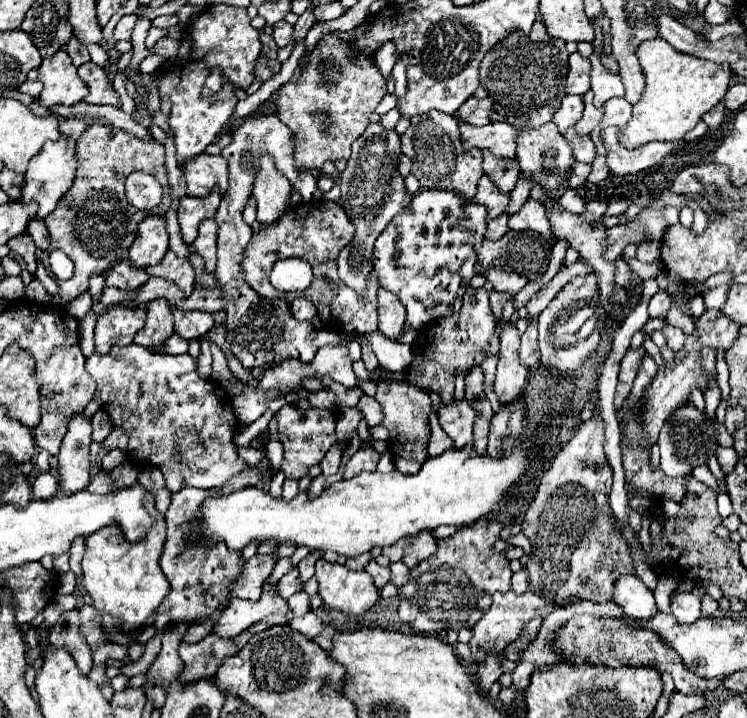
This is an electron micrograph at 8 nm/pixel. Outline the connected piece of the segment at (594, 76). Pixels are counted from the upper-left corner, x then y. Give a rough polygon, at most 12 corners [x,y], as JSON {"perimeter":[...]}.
{"perimeter":[[595,28],[591,54],[593,104],[603,108],[609,98],[625,96],[619,74],[601,62],[603,34]]}

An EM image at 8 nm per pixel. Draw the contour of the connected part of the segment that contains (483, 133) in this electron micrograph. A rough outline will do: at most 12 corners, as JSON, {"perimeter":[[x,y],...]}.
{"perimeter":[[507,122],[489,128],[459,124],[465,152],[487,148],[515,158],[519,130]]}

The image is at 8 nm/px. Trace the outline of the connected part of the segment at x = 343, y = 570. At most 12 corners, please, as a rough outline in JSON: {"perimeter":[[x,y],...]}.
{"perimeter":[[325,558],[315,564],[325,606],[347,616],[379,602],[373,578]]}

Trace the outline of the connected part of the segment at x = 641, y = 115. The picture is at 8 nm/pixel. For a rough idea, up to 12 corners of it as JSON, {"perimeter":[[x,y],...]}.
{"perimeter":[[637,50],[643,100],[621,144],[677,142],[725,98],[731,68],[673,50]]}

